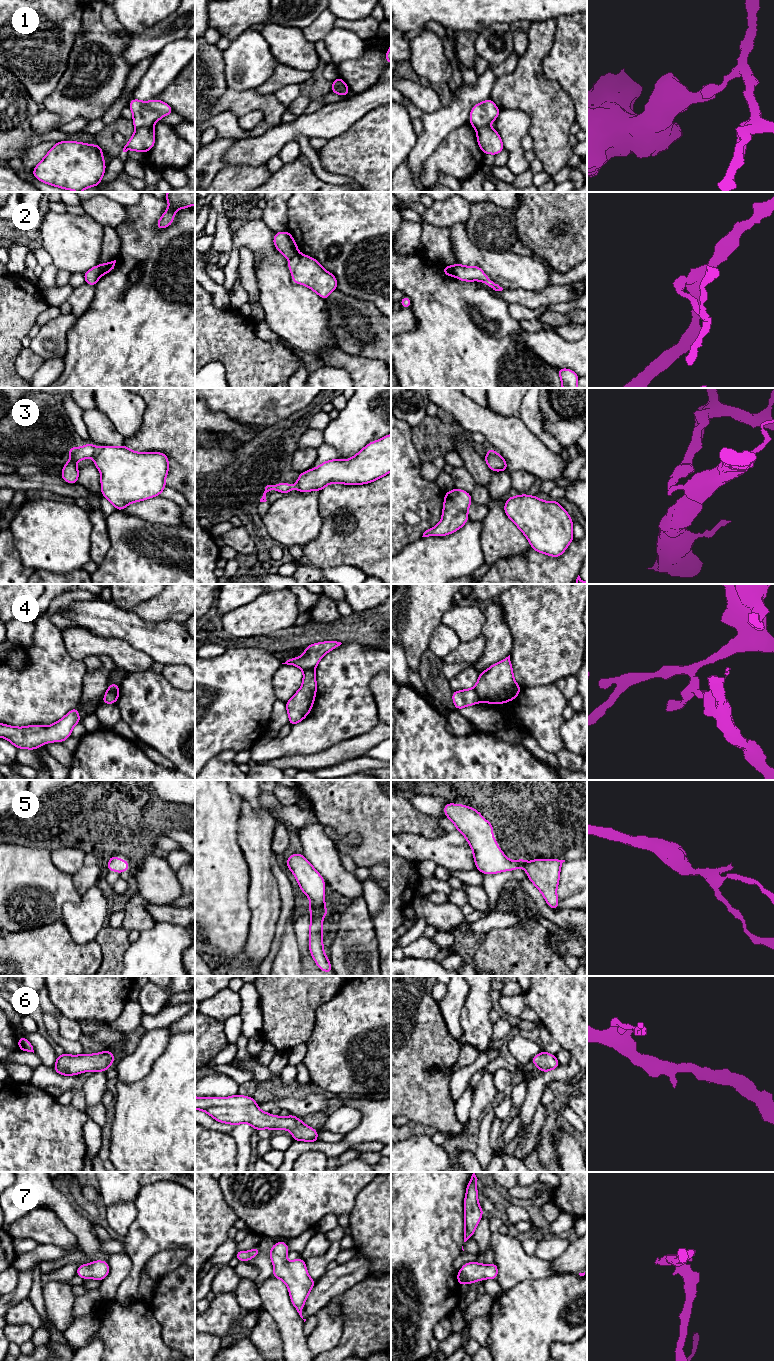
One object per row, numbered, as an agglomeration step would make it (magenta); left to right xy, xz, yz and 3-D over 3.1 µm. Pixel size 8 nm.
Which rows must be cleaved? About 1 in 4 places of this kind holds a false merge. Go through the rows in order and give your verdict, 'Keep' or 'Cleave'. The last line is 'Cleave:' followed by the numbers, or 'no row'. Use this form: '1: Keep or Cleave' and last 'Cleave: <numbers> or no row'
1: Cleave
2: Cleave
3: Cleave
4: Cleave
5: Keep
6: Keep
7: Keep
Cleave: 1, 2, 3, 4

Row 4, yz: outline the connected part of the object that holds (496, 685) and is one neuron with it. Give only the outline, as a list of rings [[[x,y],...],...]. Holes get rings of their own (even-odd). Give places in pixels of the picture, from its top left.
[[[510,655],[479,673],[474,689],[484,703],[502,704],[516,698],[521,687],[514,679]]]

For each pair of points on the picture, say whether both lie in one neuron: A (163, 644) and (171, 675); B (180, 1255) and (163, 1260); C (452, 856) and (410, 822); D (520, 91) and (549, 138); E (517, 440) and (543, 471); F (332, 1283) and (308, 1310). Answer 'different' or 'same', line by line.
A: different
B: same
C: different
D: same
E: same
F: same

